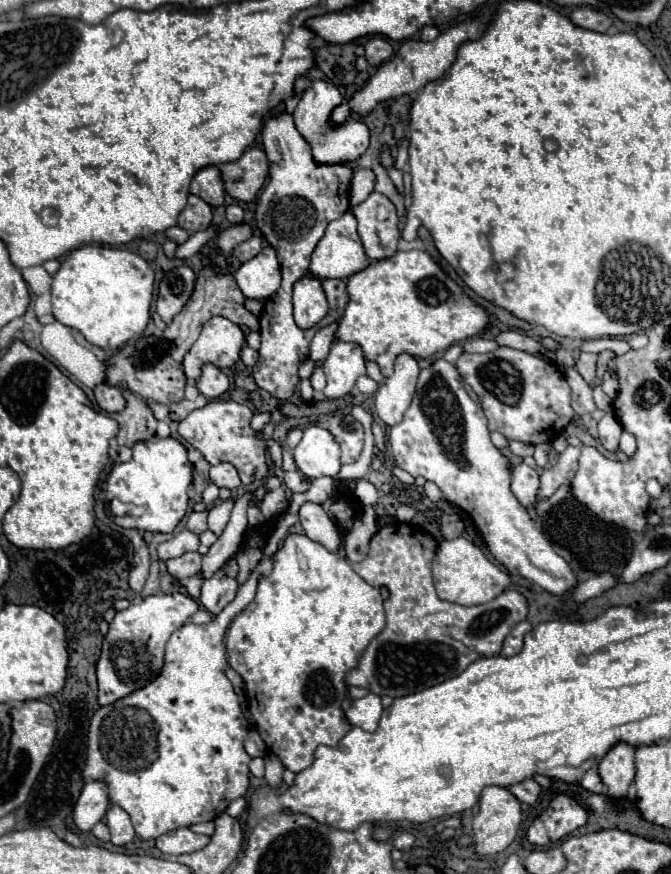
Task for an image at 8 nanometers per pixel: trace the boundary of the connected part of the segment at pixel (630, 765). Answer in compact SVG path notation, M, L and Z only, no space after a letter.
M617 743L609 749L609 753L599 763L599 775L603 783L609 787L609 797L625 797L627 789L635 777L635 761L633 761L633 745Z

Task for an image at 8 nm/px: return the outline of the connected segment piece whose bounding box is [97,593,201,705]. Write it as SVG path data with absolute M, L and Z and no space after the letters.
M157 593L133 603L125 611L117 611L115 619L109 623L101 657L97 661L99 705L115 703L117 699L131 695L133 691L151 683L163 669L167 639L199 609L201 605L187 593Z

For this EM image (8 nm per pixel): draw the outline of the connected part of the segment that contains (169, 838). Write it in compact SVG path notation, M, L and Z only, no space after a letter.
M181 827L181 829L175 829L175 831L169 831L161 837L155 839L155 847L165 853L165 855L183 855L183 853L193 853L193 851L199 851L203 849L205 845L209 843L209 837L207 835L197 835L193 833L191 829L187 827Z

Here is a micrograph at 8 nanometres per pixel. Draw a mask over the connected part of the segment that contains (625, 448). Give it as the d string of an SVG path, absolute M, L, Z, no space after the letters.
M622 433L619 441L619 451L623 451L627 457L631 457L635 453L637 445L635 445L635 437L631 433Z

